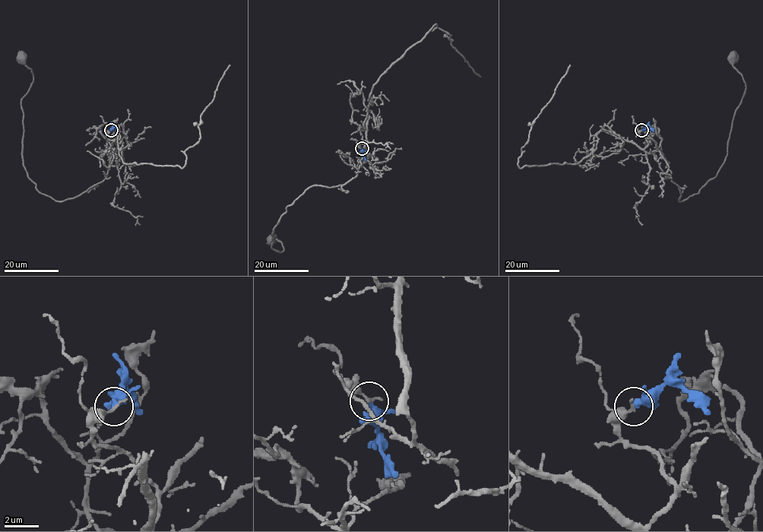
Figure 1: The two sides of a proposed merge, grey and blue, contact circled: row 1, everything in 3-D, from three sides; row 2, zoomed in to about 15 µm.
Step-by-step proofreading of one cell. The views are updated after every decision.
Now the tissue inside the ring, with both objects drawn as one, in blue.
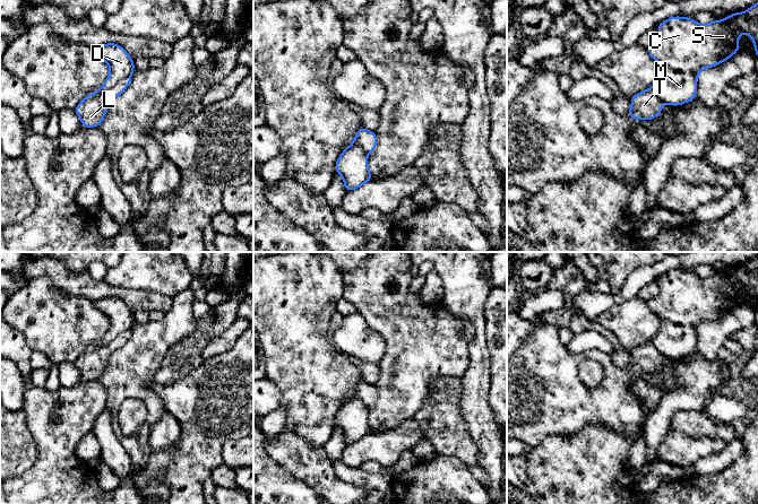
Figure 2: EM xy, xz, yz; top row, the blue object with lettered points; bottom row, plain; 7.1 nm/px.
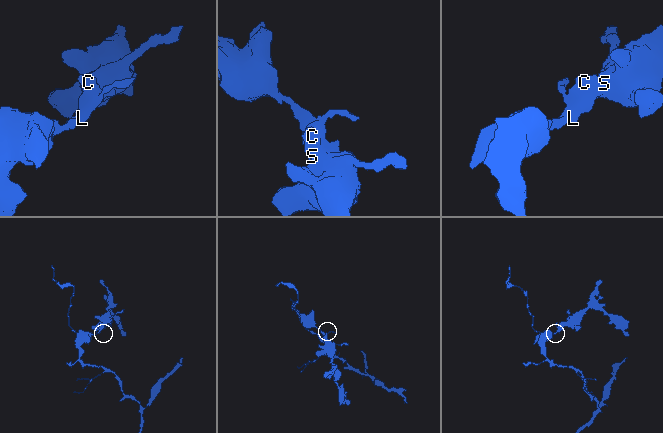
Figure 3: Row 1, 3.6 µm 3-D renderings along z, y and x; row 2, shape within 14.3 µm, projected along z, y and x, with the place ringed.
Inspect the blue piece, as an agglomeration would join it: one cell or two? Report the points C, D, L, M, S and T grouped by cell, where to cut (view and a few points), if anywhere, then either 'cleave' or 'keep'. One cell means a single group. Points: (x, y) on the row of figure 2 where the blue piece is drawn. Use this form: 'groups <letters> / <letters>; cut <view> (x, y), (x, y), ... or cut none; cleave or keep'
groups C D M S / L T; cut xy (129, 76), (120, 79), (108, 90), (96, 92); cleave

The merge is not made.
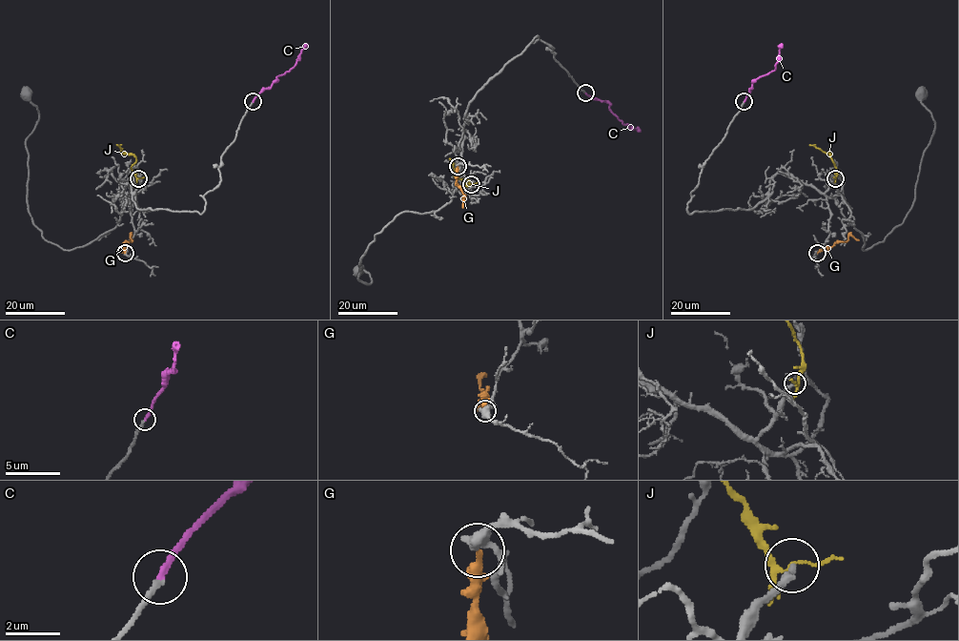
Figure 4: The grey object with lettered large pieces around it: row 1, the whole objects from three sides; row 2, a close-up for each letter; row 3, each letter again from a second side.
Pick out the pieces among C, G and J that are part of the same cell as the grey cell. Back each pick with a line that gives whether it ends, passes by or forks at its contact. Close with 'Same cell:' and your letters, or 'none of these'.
C: it ends
Same cell: C

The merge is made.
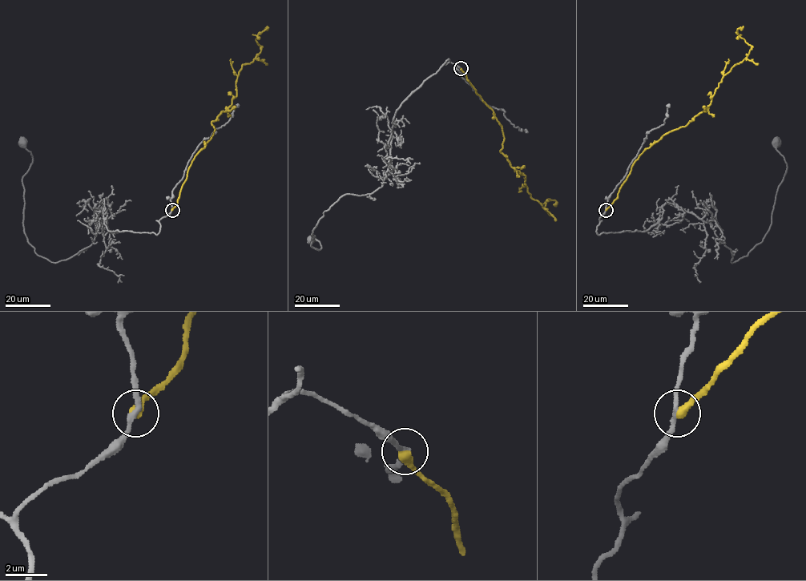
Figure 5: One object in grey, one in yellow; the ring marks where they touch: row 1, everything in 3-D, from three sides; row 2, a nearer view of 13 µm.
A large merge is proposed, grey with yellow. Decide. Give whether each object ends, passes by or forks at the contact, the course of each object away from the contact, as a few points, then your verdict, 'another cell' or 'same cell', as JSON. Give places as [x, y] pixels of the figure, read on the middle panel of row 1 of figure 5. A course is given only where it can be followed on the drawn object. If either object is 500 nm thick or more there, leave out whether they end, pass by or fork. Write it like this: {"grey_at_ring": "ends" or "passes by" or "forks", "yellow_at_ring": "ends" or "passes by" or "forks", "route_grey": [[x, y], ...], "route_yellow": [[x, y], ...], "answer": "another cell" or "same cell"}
{"grey_at_ring": "passes by", "yellow_at_ring": "ends", "route_grey": [[461, 69], [449, 59], [401, 103], [383, 184], [342, 195], [313, 228], [311, 245], [320, 249], [311, 240]], "route_yellow": [[461, 69], [501, 127], [500, 151], [525, 176], [527, 191], [550, 214], [546, 203], [554, 200], [555, 206]], "answer": "another cell"}

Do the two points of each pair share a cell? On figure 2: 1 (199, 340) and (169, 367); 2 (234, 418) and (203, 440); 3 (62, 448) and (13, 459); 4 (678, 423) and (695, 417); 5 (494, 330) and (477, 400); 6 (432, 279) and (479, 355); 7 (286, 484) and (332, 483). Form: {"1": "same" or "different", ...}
{"1": "same", "2": "same", "3": "different", "4": "same", "5": "different", "6": "different", "7": "different"}

